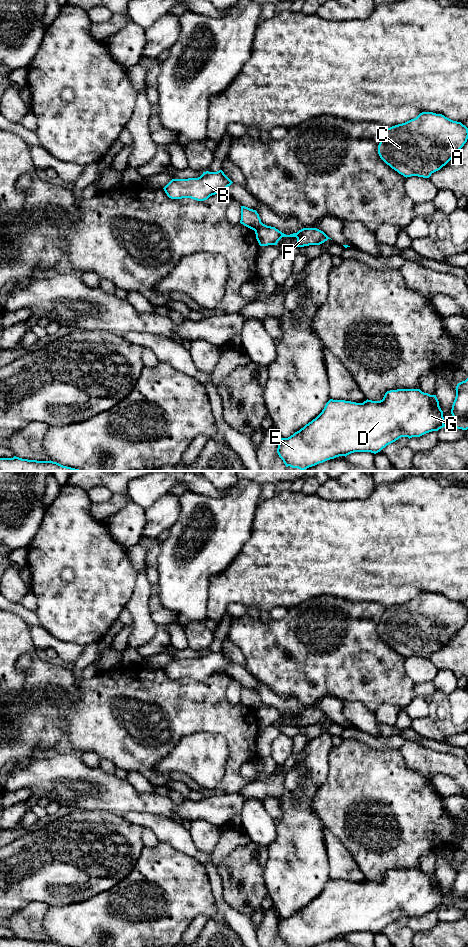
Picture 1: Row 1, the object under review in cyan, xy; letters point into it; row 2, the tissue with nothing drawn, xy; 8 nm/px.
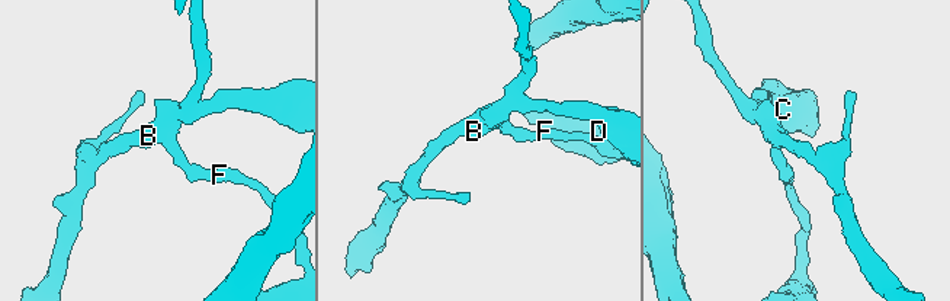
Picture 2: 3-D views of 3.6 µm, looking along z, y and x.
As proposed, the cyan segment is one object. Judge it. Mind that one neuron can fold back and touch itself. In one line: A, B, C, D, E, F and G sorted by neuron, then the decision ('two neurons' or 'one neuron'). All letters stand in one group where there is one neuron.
A B C / D E F G | two neurons

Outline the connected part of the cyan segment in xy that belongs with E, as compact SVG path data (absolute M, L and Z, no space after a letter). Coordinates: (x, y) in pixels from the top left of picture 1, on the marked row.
M420 389L387 391L380 401L356 403L330 399L322 412L288 438L280 438L277 453L286 467L305 470L354 452L378 453L401 437L420 437L447 427L436 395Z

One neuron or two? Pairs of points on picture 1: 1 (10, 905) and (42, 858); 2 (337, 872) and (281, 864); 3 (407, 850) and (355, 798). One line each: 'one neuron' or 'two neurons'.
1: one neuron
2: two neurons
3: one neuron

